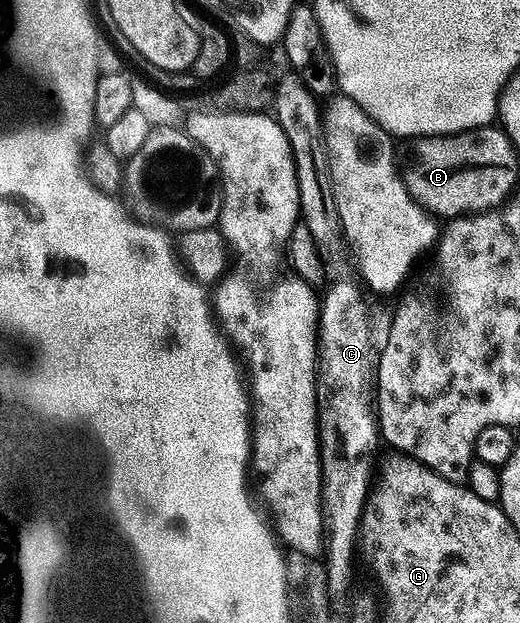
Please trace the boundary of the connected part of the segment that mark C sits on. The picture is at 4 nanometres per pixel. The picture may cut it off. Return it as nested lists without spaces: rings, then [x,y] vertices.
[[[330,285],[323,296],[328,298],[329,306],[323,302],[319,306],[319,316],[325,319],[325,382],[333,386],[333,398],[329,398],[329,414],[317,414],[317,440],[323,438],[345,438],[347,446],[361,448],[366,455],[373,450],[372,446],[379,442],[379,427],[375,417],[375,383],[377,381],[377,365],[381,353],[389,343],[390,319],[369,318],[369,306],[365,303],[364,293],[358,290],[337,290]]]

